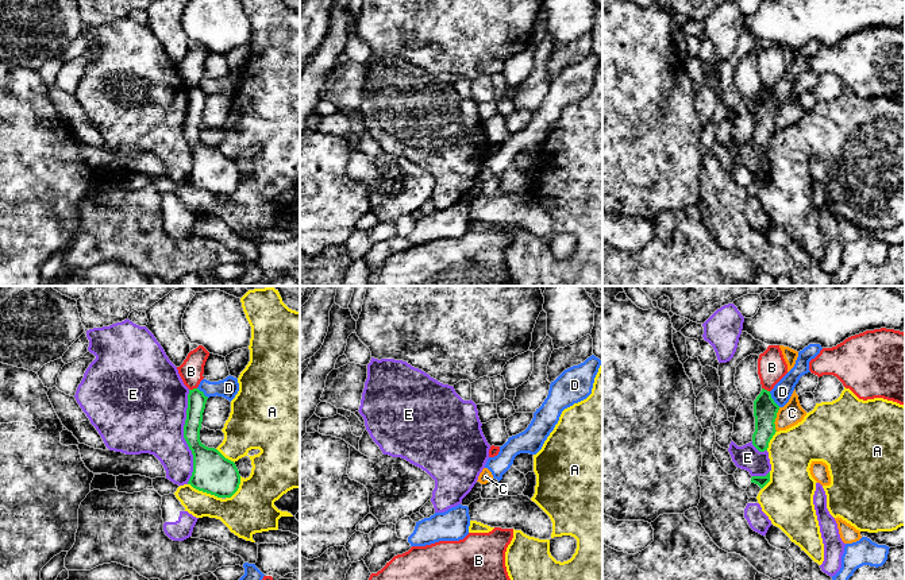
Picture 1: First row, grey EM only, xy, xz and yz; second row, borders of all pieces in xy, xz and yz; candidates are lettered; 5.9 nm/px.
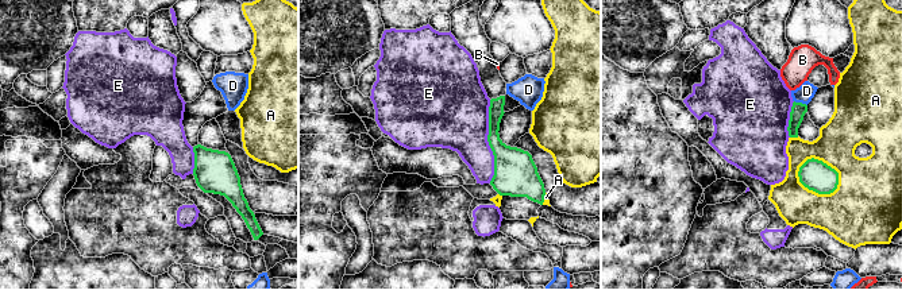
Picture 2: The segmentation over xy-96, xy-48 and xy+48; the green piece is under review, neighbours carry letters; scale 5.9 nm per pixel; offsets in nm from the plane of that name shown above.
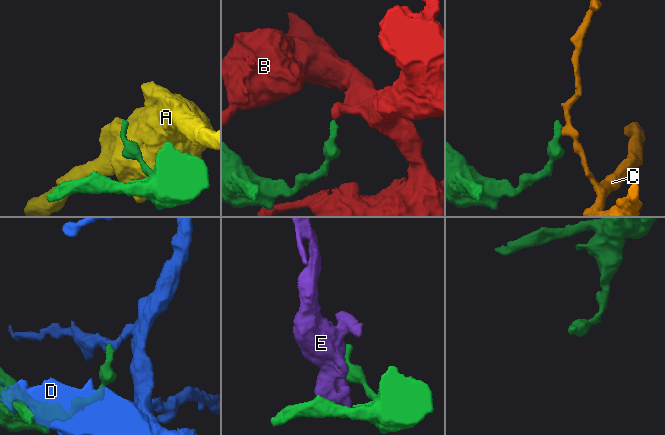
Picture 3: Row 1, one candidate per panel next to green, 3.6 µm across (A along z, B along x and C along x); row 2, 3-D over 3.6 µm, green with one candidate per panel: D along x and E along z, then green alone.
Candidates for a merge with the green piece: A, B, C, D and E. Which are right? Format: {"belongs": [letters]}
{"belongs": []}

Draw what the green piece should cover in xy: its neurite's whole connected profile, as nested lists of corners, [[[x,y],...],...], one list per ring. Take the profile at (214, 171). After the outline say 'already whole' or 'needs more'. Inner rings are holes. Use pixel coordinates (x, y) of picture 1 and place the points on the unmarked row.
[[[199,86],[189,88],[184,136],[193,152],[193,170],[188,182],[217,196],[231,196],[240,182],[235,161],[200,139],[207,97]]] | already whole

